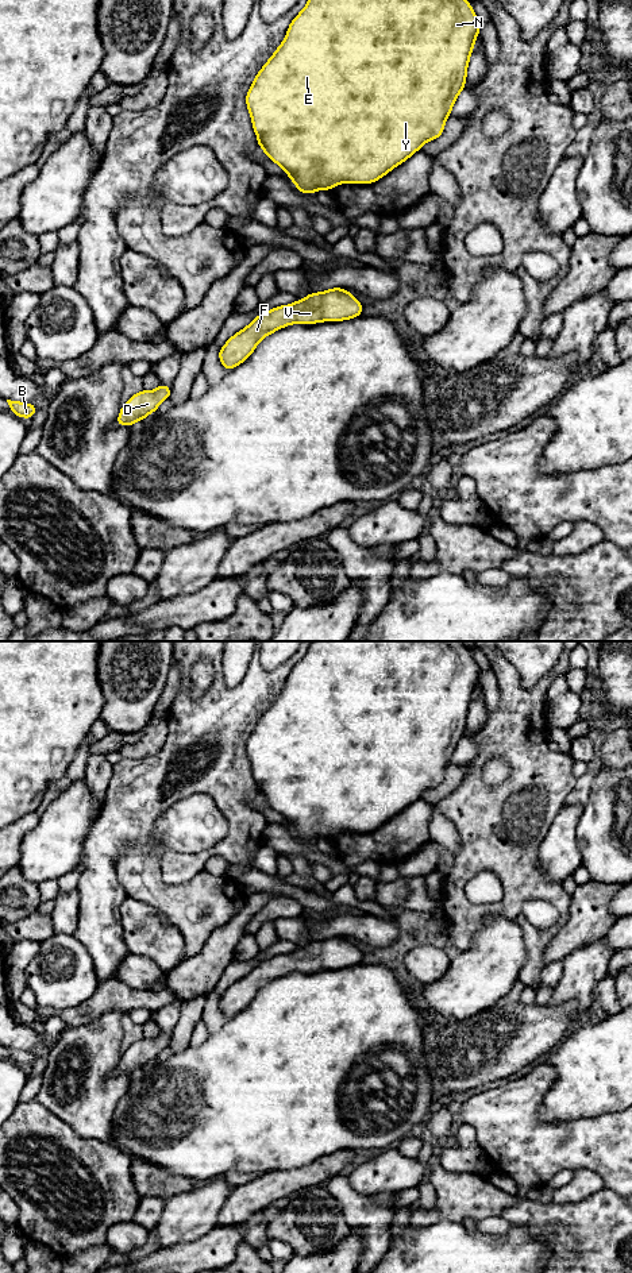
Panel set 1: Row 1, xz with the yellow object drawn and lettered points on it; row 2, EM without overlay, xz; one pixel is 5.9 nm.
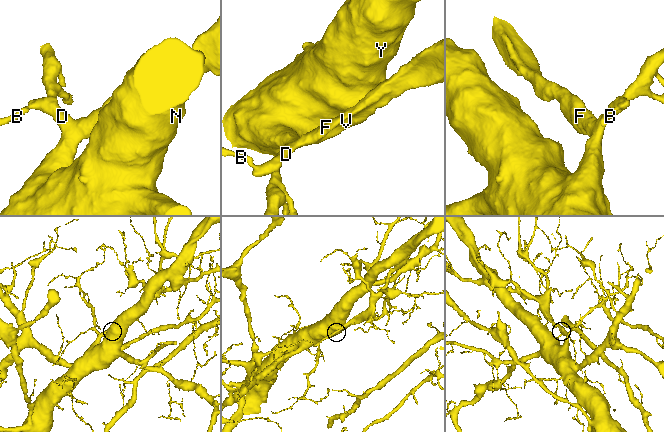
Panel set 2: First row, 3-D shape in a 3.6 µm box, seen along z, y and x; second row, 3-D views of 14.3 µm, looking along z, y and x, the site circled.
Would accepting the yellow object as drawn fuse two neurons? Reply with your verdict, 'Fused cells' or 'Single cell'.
Single cell

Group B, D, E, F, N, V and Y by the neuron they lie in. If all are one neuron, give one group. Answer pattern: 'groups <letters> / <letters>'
groups B D E F N V Y

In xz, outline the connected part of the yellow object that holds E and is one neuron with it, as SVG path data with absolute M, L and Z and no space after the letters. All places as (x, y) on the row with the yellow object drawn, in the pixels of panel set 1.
M308 0L307 7L292 20L284 42L259 70L246 94L258 146L289 174L297 190L305 194L319 189L331 190L343 182L375 182L419 151L425 142L443 134L456 96L465 89L467 65L479 27L479 20L467 0Z

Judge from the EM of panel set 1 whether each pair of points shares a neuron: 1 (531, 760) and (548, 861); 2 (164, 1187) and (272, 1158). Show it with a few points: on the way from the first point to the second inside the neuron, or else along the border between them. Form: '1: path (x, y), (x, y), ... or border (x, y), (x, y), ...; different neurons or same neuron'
1: border (559, 809), (539, 847), (539, 868); different neurons
2: border (162, 1168), (193, 1180); different neurons

